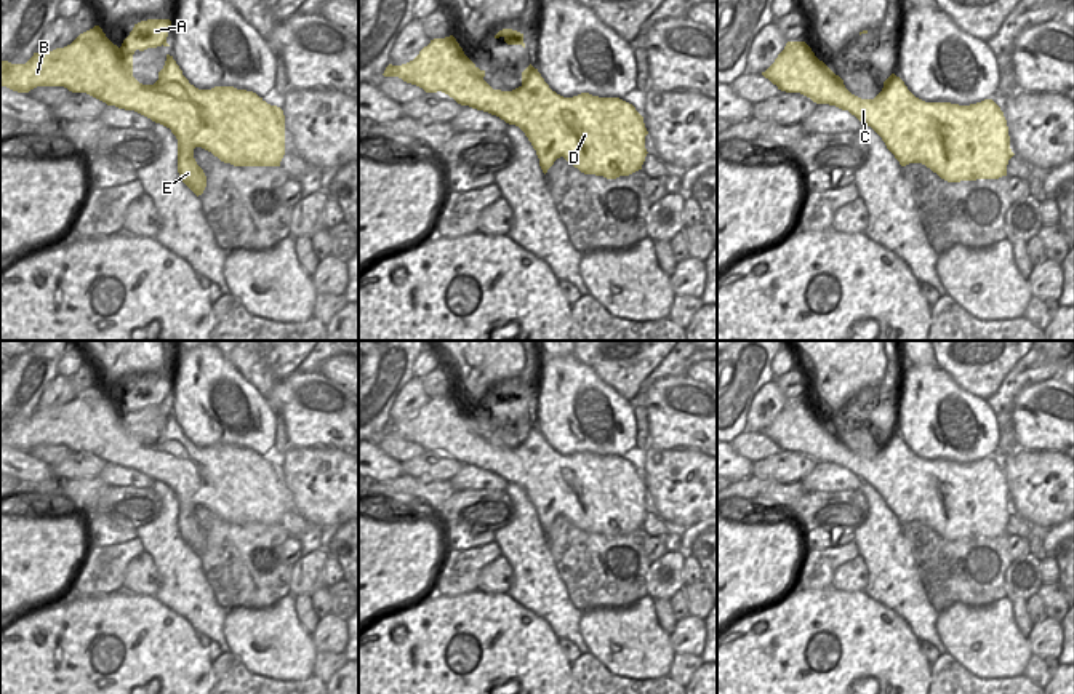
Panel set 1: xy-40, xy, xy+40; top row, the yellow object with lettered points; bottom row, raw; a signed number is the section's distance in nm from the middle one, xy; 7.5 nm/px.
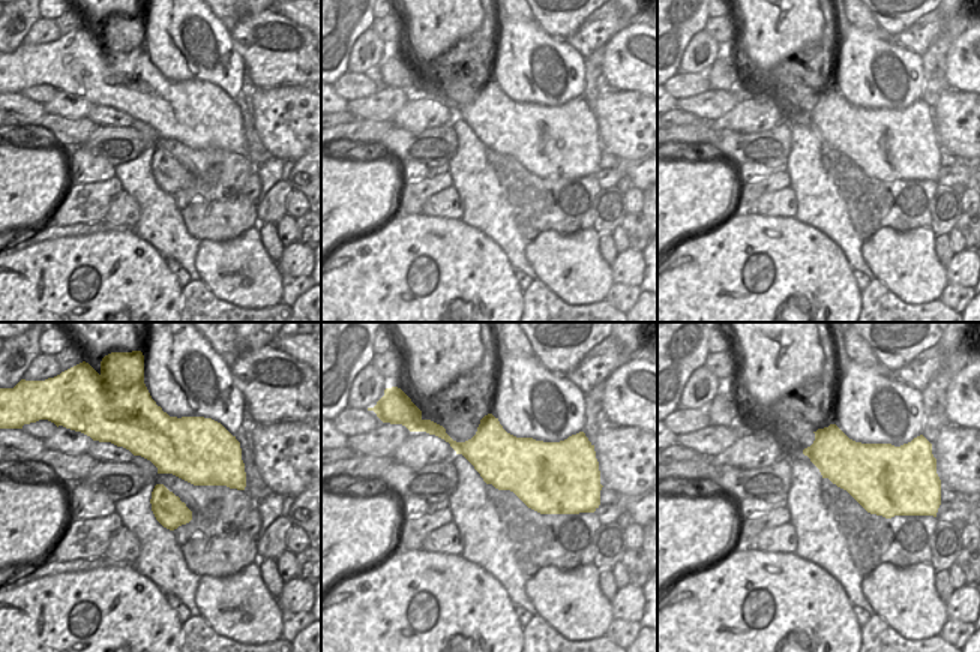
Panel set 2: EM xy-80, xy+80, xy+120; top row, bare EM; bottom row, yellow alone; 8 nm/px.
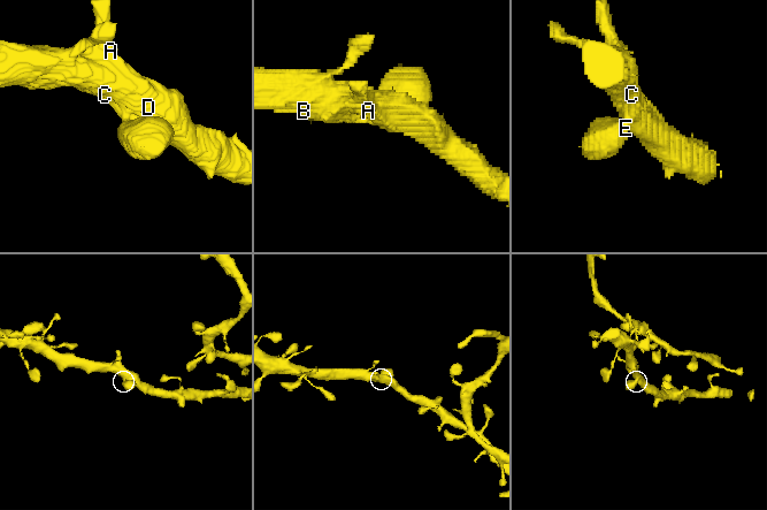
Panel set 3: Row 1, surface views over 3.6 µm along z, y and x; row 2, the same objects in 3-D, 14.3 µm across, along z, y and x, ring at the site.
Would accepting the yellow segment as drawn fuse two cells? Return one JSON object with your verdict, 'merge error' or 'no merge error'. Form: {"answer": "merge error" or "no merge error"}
{"answer": "no merge error"}

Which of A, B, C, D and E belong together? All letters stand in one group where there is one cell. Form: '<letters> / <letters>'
A B C D E

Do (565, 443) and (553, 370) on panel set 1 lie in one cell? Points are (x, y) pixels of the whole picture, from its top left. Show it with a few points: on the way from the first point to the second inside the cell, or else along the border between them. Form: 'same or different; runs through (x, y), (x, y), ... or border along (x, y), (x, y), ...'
same; runs through (565, 426), (565, 397), (556, 387)

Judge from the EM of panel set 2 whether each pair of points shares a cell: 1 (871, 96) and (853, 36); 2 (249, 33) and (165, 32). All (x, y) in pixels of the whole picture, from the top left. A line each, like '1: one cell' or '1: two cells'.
1: one cell
2: two cells

